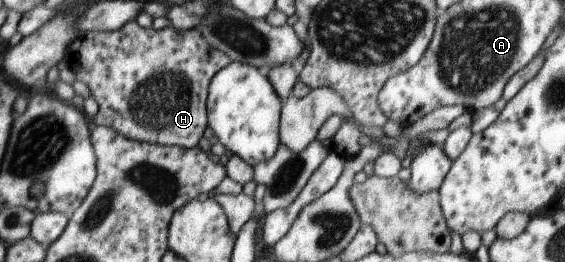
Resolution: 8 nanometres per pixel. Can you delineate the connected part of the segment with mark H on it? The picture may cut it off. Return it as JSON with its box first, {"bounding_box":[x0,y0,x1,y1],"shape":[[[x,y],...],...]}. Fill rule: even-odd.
{"bounding_box":[71,20,230,149],"shape":[[[135,20],[126,22],[120,30],[85,32],[82,40],[76,42],[78,50],[74,54],[71,68],[76,79],[87,85],[91,96],[97,101],[99,110],[91,119],[97,126],[113,128],[122,136],[130,140],[168,145],[190,149],[196,146],[204,128],[206,128],[206,88],[210,79],[221,68],[230,64],[230,57],[226,53],[218,52],[194,28],[188,32],[178,32],[172,26],[154,30],[151,27],[140,27]]]}

